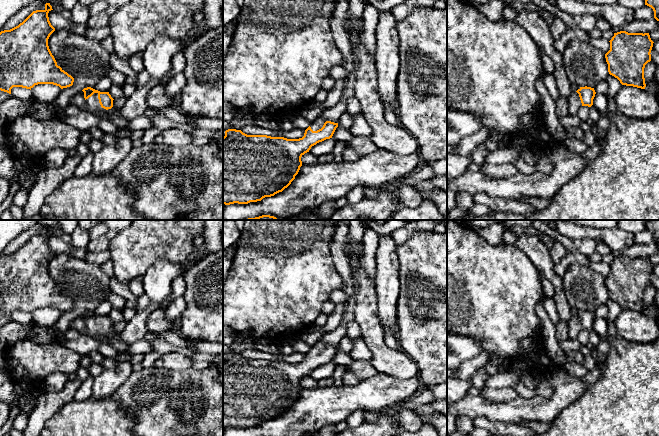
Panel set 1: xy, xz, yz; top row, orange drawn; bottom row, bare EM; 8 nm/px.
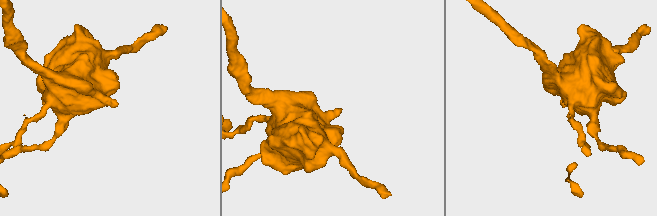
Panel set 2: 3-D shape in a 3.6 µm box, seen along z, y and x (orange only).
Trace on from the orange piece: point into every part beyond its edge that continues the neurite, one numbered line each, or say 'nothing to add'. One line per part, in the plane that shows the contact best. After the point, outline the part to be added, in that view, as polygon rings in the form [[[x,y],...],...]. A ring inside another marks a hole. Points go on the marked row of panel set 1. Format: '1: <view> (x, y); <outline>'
1: xy (93, 105); [[[94,93],[91,97],[86,99],[86,105],[90,112],[98,112],[100,114],[108,114],[108,110],[101,107],[98,99],[98,93]]]

